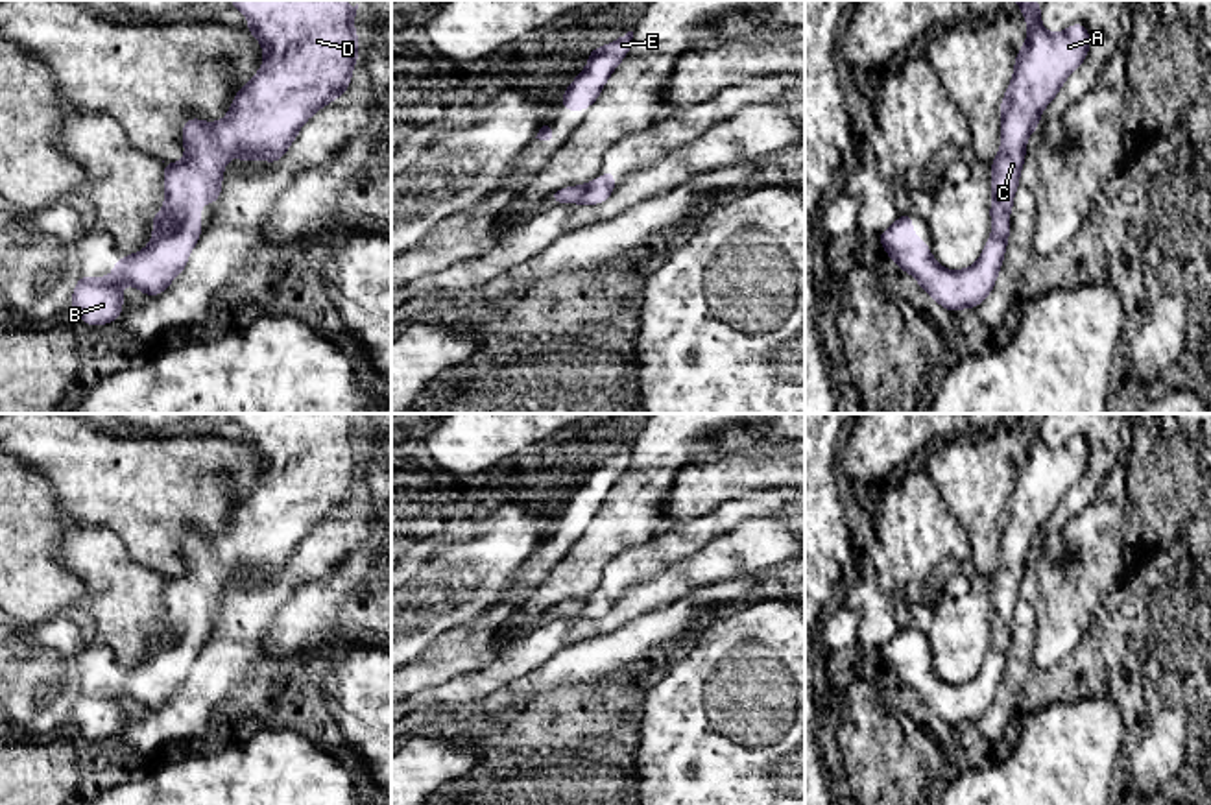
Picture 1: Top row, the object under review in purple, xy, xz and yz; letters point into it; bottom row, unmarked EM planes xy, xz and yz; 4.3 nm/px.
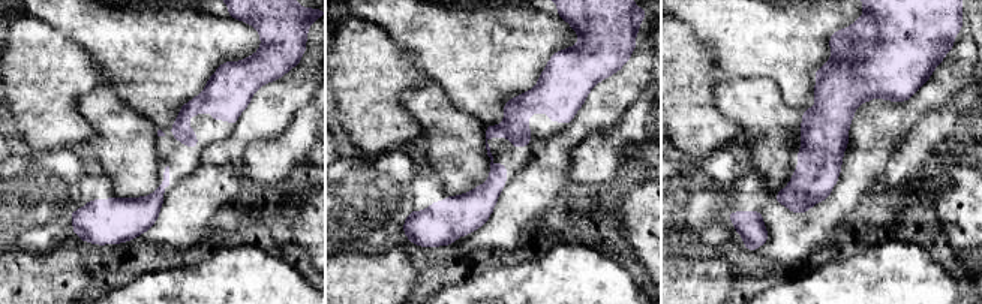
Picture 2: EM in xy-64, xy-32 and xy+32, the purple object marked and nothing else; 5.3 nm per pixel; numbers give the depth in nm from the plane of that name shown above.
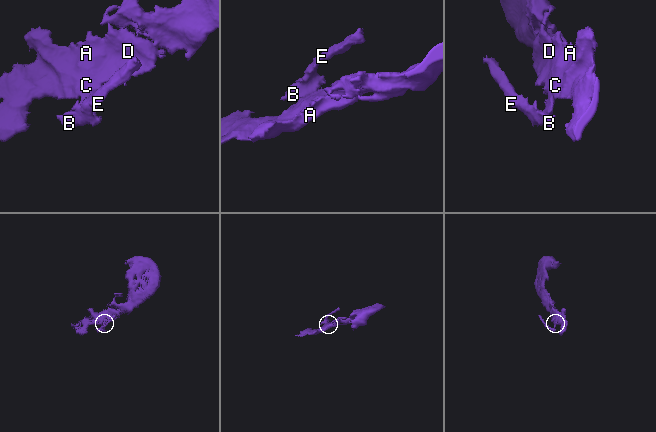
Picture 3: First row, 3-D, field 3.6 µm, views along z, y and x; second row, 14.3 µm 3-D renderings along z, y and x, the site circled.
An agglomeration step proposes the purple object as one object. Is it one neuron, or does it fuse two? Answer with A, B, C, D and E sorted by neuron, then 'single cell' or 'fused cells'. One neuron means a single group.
A B C D E | single cell

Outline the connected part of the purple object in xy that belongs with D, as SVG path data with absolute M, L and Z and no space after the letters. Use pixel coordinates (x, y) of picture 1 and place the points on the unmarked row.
M231 414L231 417L236 425L246 428L249 439L244 443L253 447L262 460L262 480L249 497L234 508L229 526L220 535L188 532L183 537L185 572L179 576L164 576L164 617L161 626L151 630L153 650L150 657L116 674L109 691L78 691L70 722L87 739L105 739L120 731L124 720L122 702L126 698L138 702L144 709L159 709L168 703L174 691L183 687L201 650L201 619L220 613L227 574L238 571L242 576L279 576L305 535L349 502L354 476L360 469L358 447L353 439L358 417L354 421L349 421L345 414Z

